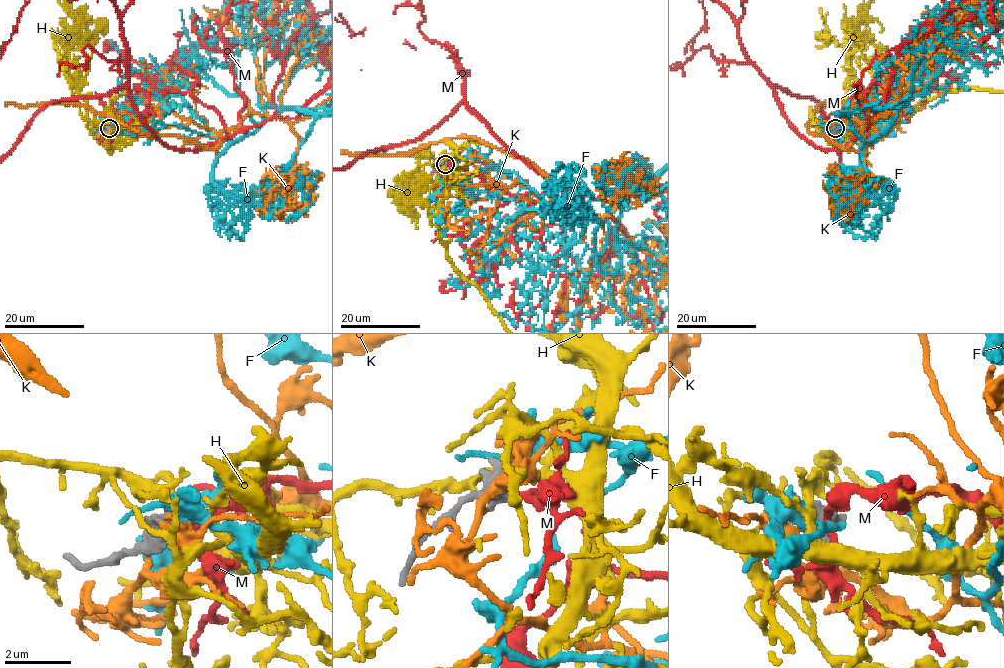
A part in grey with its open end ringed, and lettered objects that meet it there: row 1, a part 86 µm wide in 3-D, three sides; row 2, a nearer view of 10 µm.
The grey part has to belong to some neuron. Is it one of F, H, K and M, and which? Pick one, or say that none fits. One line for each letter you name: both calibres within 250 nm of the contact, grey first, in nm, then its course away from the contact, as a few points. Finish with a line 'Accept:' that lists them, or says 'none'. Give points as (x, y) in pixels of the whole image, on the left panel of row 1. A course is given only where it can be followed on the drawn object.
M: 650 nm thick on the grey side, 190 nm on the other
Accept: M

